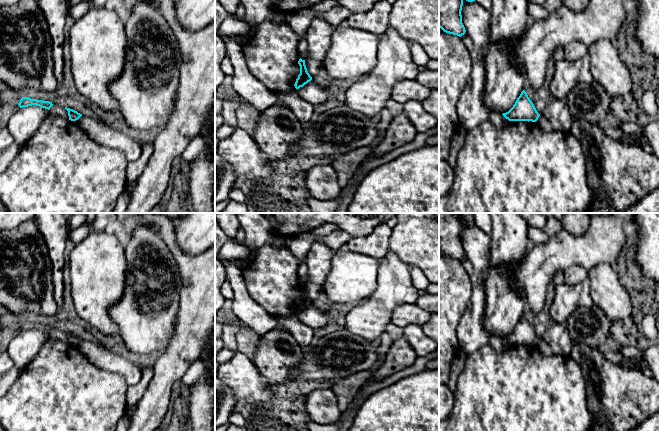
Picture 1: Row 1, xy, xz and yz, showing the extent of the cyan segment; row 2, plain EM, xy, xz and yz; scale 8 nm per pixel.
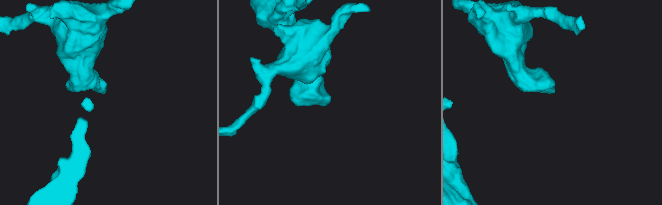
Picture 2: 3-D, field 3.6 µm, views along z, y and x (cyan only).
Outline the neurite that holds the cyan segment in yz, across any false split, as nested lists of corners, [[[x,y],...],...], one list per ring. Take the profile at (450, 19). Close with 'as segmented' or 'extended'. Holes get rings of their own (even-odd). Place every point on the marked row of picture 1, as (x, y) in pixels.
[[[439,0],[439,27],[446,33],[461,37],[466,30],[462,23],[463,0]]] | as segmented

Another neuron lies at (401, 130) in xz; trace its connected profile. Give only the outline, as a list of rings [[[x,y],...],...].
[[[404,114],[393,117],[382,141],[370,155],[382,156],[387,154],[412,141],[417,133],[415,126]]]

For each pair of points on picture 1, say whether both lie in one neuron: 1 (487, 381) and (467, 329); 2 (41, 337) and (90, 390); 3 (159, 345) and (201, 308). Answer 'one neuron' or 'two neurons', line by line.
1: two neurons
2: two neurons
3: two neurons

